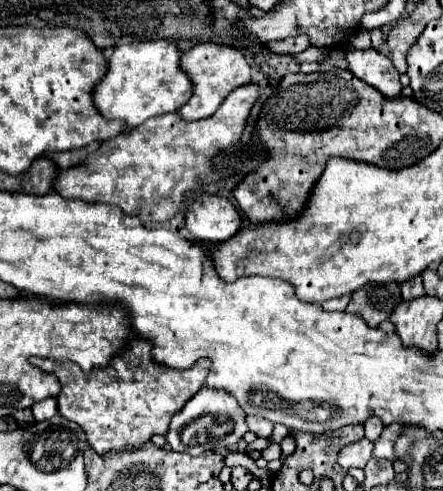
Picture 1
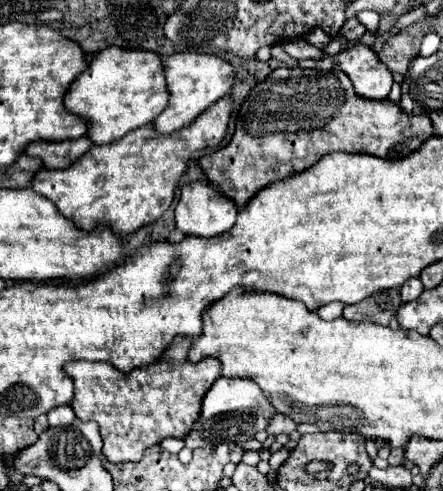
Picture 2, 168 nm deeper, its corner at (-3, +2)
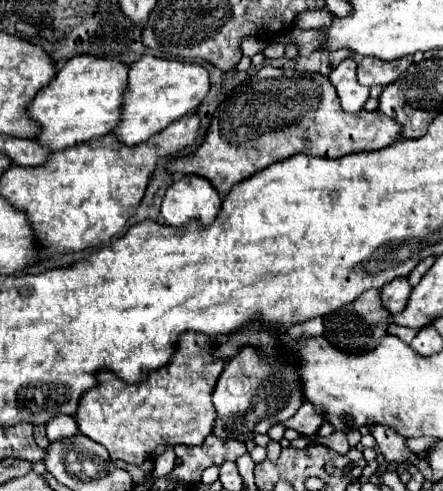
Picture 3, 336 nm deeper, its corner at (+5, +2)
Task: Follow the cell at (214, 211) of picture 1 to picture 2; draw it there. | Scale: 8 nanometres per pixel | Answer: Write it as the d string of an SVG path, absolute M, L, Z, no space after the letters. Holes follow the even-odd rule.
M190 182L182 186L176 204L176 226L188 236L218 236L228 232L236 222L238 208L210 184Z

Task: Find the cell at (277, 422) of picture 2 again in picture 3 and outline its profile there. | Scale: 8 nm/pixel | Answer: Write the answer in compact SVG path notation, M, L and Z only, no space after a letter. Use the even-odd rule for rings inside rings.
M304 402L302 408L300 408L300 412L296 412L288 422L284 422L284 426L286 426L286 428L294 428L294 430L298 430L300 434L312 436L312 434L316 434L318 428L320 428L322 424L326 424L326 422L328 422L328 420L314 408L314 404Z

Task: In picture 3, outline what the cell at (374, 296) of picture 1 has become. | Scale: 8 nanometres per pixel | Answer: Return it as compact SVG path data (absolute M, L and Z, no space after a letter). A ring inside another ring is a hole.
M372 288L372 290L364 292L358 300L340 308L338 312L324 316L324 328L326 328L324 336L328 338L330 344L334 344L342 352L364 354L364 352L374 350L380 344L380 340L386 336L388 318L390 318L390 314L380 304L380 290Z

